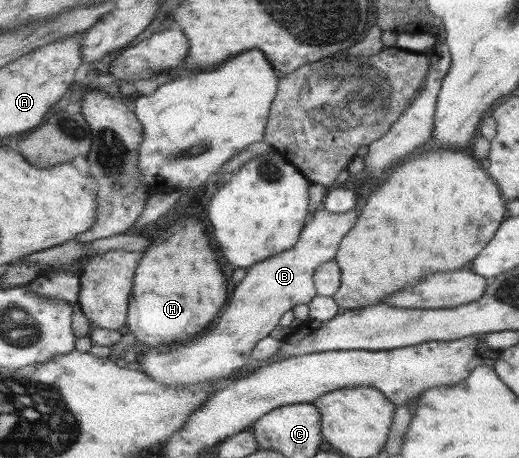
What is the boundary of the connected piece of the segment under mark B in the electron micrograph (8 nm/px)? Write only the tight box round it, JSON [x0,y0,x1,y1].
[141,207,359,387]

